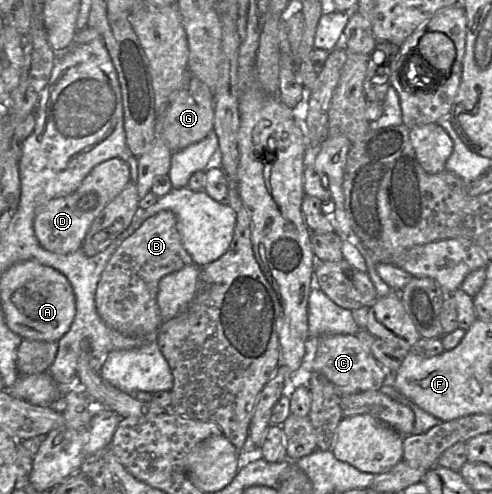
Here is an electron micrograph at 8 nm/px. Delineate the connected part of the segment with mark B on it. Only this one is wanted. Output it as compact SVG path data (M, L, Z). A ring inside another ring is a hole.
M162 210L146 219L141 226L116 249L98 282L95 305L104 323L127 336L143 336L157 332L162 323L157 303L160 280L193 260L182 244L173 212Z

